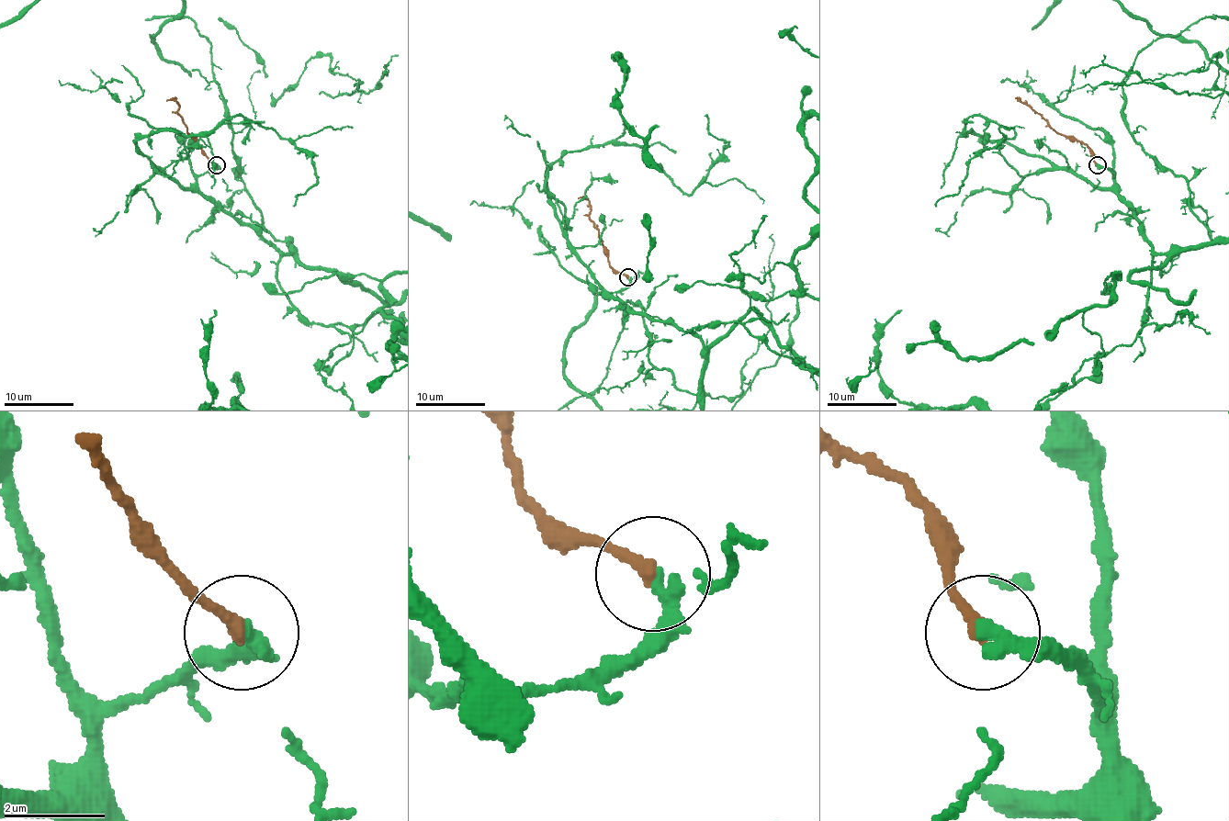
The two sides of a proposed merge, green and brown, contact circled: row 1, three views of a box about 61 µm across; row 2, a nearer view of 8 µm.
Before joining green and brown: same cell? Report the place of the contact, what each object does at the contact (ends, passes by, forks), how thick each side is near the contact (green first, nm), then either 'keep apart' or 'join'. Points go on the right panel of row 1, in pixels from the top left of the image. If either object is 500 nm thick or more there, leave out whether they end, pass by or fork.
place (1097, 165); green ends; brown ends; calibres 380 and 280 nm; join

